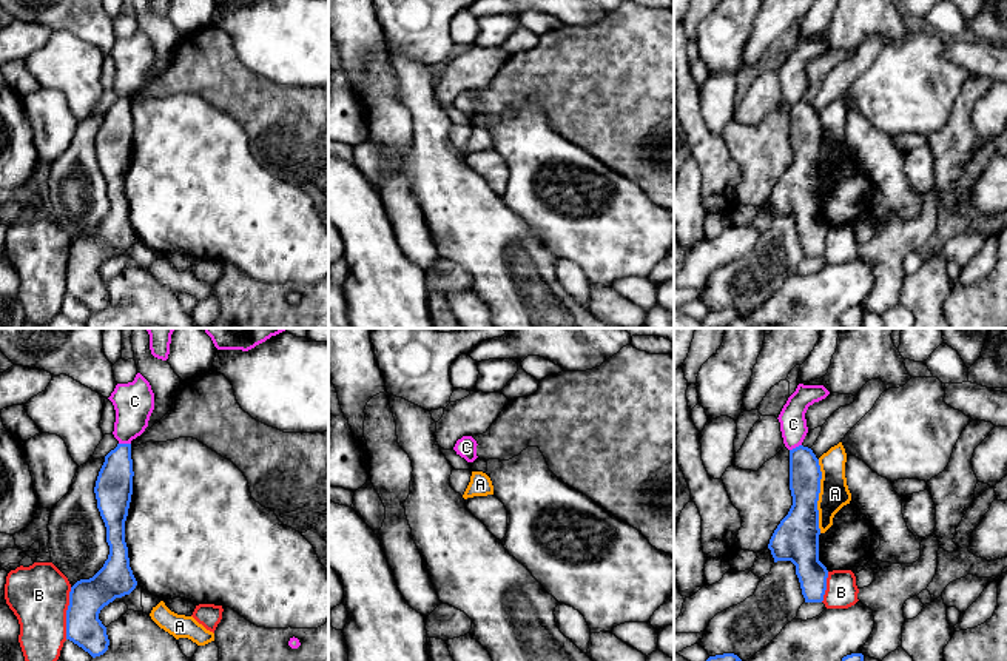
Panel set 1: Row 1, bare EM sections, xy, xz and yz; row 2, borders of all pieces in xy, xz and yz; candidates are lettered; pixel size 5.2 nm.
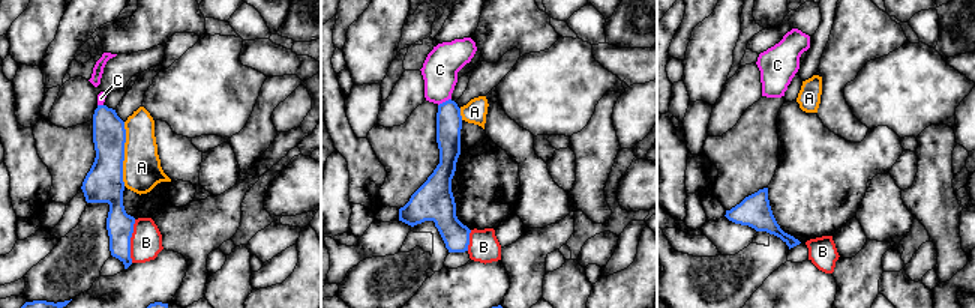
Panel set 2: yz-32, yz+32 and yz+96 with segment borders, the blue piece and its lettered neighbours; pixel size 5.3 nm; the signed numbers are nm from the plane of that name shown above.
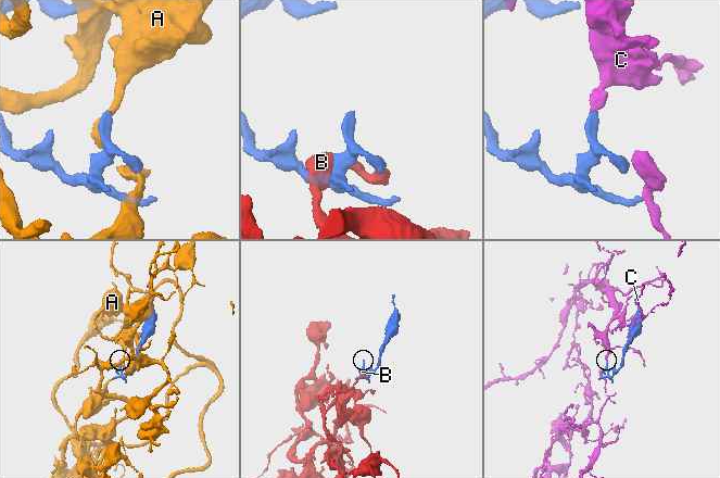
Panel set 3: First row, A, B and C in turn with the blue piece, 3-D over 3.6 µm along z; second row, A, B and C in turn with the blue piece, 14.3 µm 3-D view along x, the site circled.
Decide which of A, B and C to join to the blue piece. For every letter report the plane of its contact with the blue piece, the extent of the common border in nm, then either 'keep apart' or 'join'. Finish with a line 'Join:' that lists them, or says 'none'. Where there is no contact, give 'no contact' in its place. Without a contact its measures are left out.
A: contact in yz; length 380 nm; keep apart
B: contact in xy; length 280 nm; keep apart
C: contact in xy; length 60 nm; keep apart
Join: none

